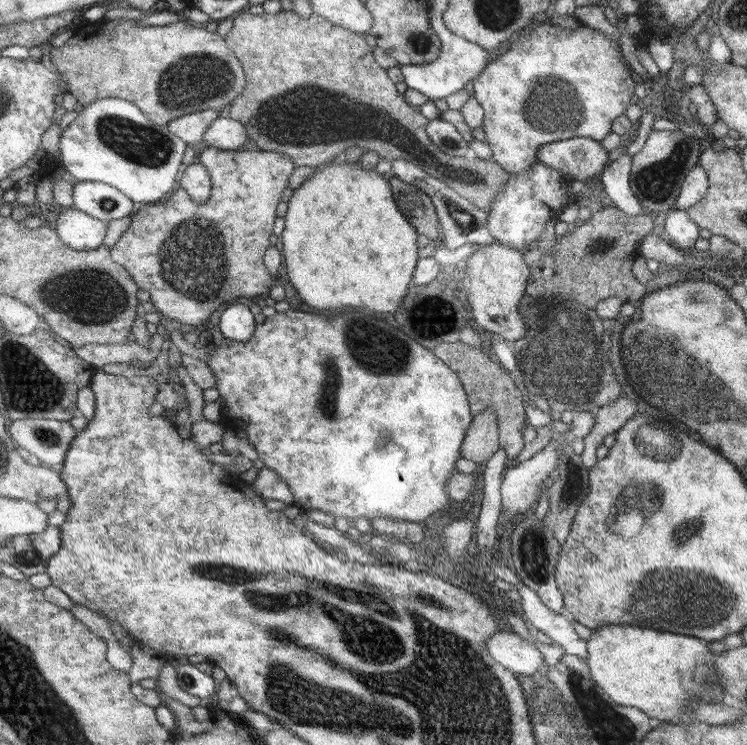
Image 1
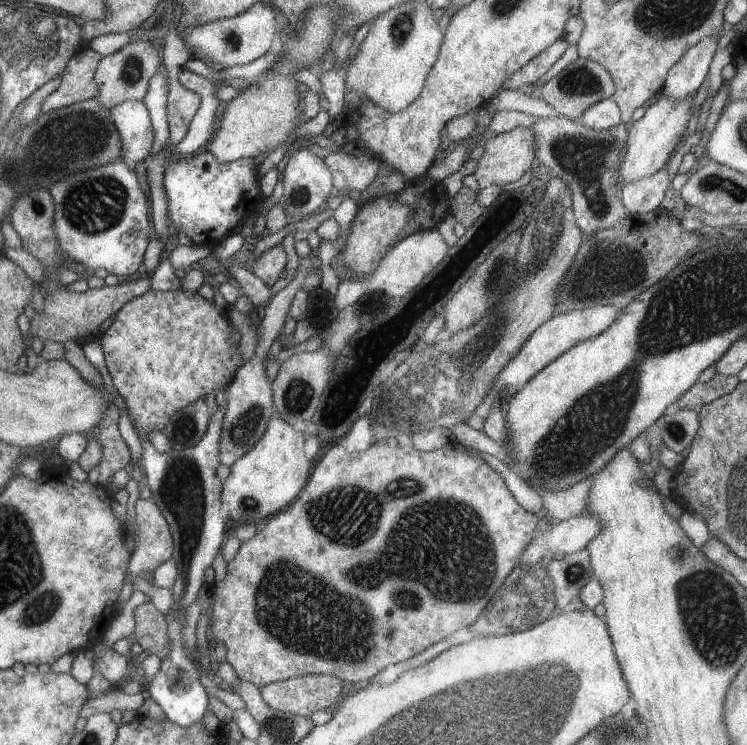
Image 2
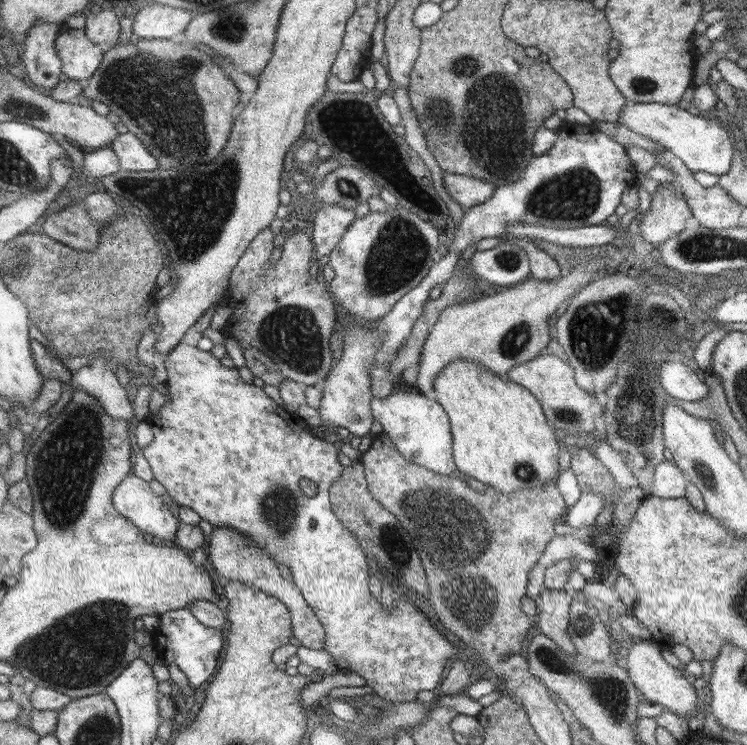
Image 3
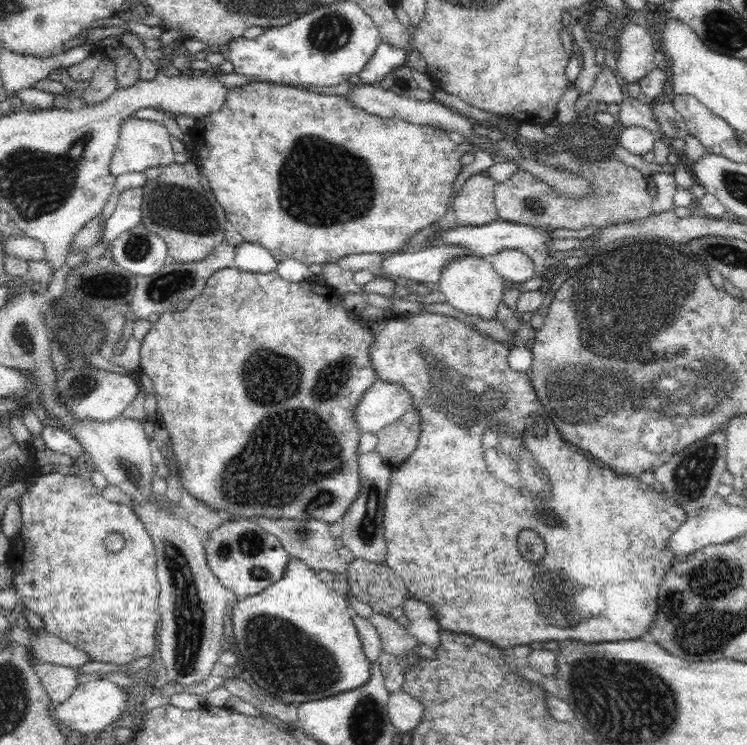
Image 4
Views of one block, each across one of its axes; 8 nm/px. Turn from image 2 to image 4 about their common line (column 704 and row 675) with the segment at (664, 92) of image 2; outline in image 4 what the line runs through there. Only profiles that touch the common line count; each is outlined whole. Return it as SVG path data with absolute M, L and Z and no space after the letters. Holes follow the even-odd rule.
M33 658L32 667L37 673L42 686L51 696L52 704L60 704L64 702L77 685L76 669L72 667L56 666L50 662L42 662L37 658Z

